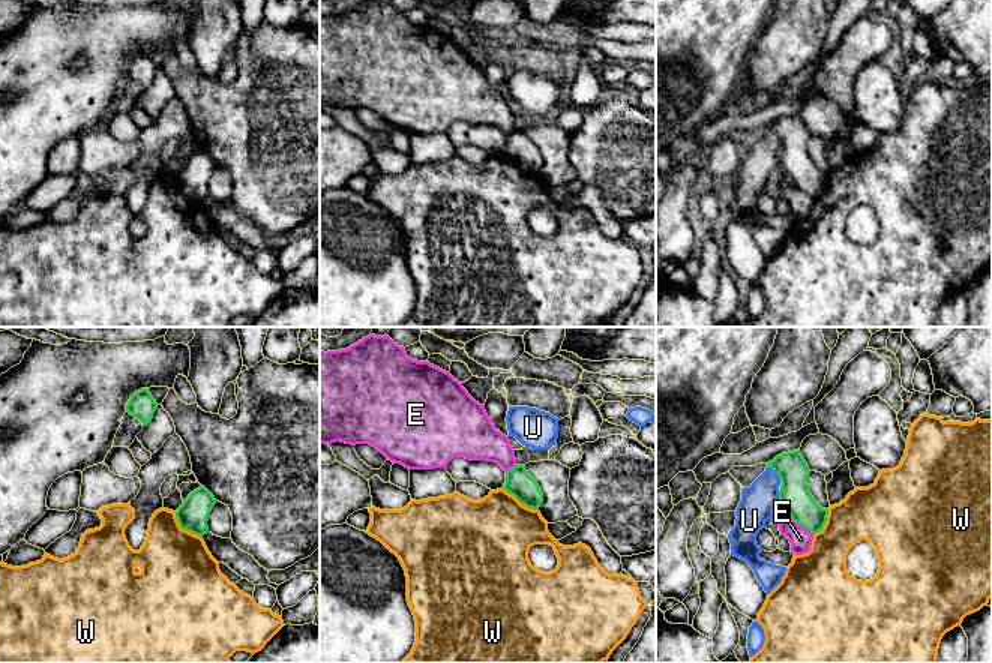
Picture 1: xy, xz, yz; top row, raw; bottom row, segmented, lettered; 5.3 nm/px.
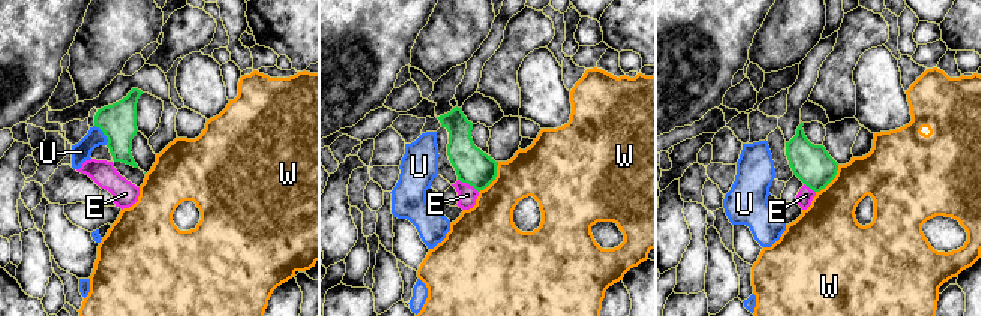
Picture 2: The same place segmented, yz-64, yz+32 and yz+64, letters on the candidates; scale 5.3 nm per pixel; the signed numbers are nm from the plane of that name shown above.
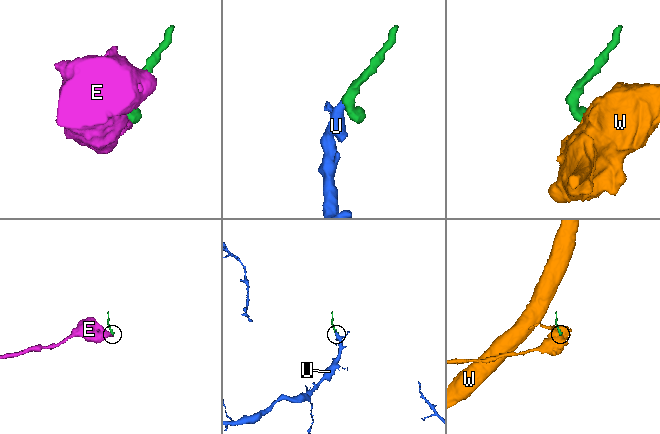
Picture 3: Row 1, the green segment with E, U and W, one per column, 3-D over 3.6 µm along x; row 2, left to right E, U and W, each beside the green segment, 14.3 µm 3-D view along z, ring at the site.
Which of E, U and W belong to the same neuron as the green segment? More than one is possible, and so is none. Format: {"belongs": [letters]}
{"belongs": ["U"]}

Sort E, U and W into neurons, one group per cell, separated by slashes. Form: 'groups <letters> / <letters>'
groups E / U / W

